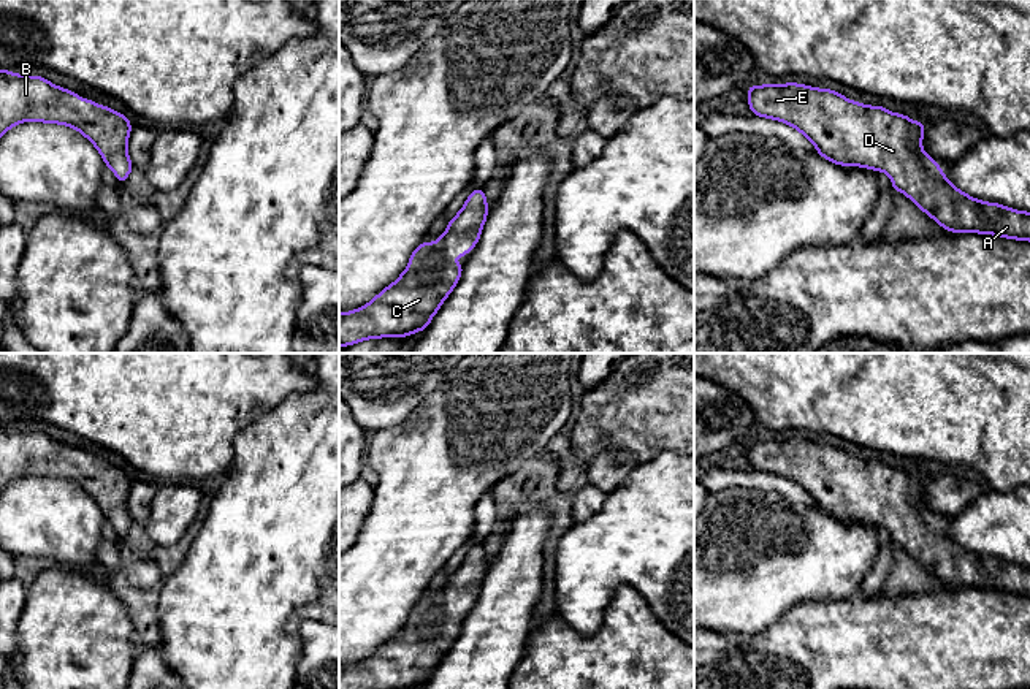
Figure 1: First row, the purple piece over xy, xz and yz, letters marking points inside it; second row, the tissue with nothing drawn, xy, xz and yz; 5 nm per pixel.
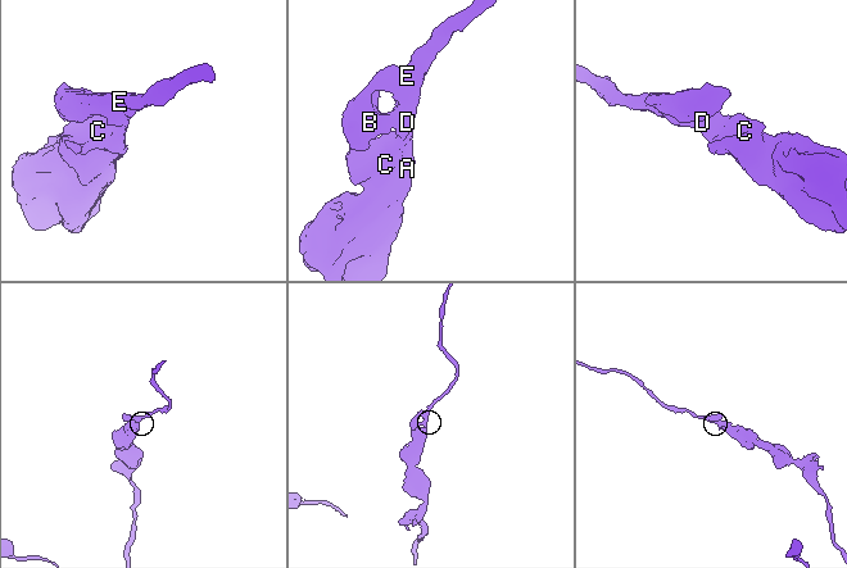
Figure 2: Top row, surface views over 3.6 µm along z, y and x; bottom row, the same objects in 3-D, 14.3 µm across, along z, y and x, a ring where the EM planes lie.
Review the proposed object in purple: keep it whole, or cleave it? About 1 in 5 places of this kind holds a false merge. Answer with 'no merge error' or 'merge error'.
no merge error

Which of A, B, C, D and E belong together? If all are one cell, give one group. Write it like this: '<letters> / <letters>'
A B C D E

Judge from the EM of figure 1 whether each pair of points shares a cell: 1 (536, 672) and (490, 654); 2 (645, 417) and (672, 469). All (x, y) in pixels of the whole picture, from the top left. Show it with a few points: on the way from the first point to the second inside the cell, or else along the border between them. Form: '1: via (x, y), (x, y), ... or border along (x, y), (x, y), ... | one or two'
1: border along (533, 631), (526, 653), (514, 672) | two
2: border along (677, 452), (661, 452), (639, 463) | two

